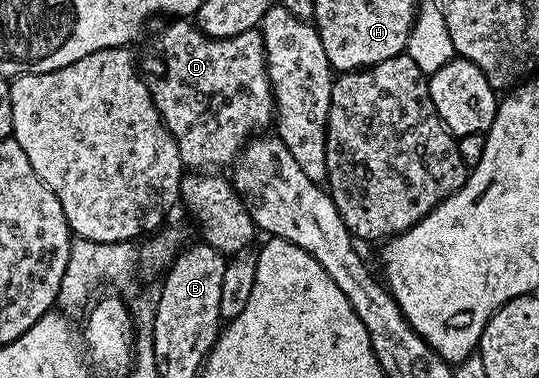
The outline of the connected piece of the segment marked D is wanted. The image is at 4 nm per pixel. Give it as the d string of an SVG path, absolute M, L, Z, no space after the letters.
M177 17L169 23L161 31L161 55L165 58L165 68L161 71L161 80L156 84L152 84L151 90L153 93L153 100L161 114L161 120L165 123L165 128L171 133L171 137L175 141L175 145L179 149L179 157L182 164L186 168L192 169L197 173L209 173L214 169L225 169L236 160L237 156L241 154L241 150L245 148L248 140L254 138L258 133L264 132L265 127L274 122L275 108L273 105L273 90L269 84L269 74L267 73L267 65L265 64L265 46L263 45L263 37L260 30L254 29L247 33L239 33L235 37L223 37L216 39L215 37L207 37L197 28L196 22L190 21L185 17Z

